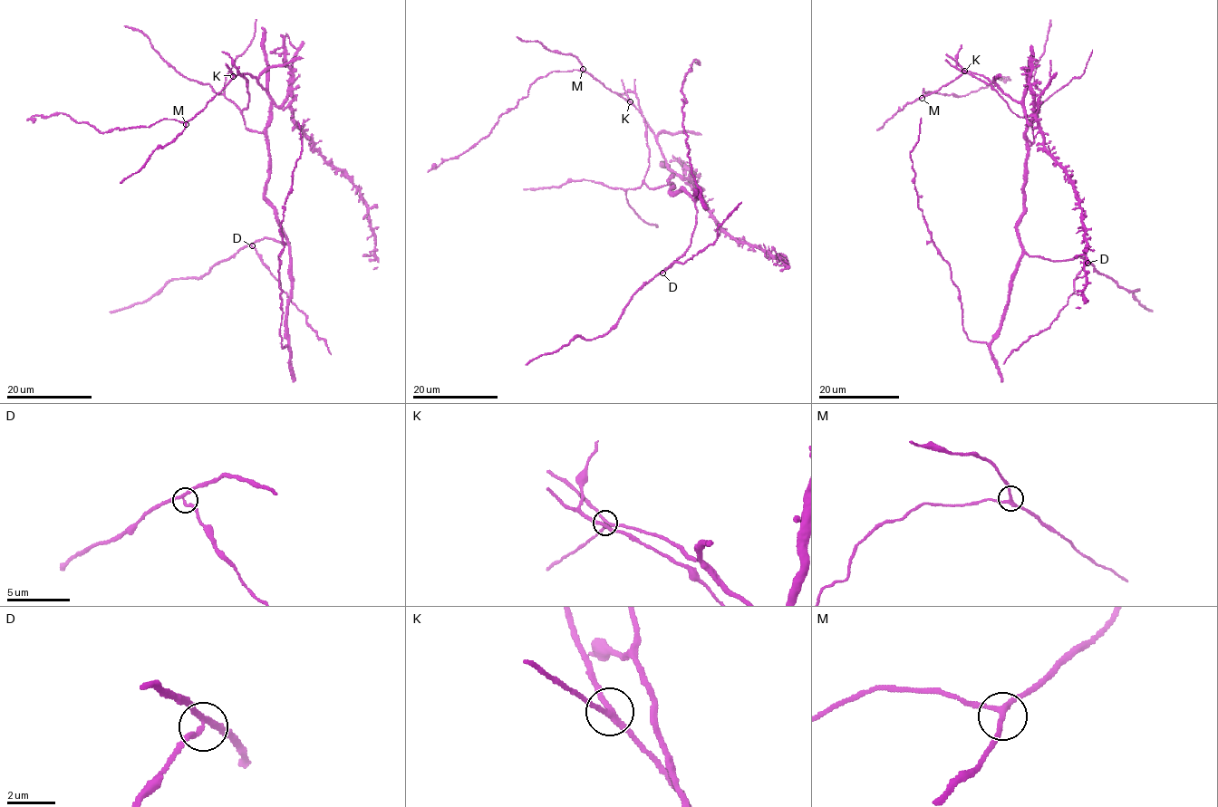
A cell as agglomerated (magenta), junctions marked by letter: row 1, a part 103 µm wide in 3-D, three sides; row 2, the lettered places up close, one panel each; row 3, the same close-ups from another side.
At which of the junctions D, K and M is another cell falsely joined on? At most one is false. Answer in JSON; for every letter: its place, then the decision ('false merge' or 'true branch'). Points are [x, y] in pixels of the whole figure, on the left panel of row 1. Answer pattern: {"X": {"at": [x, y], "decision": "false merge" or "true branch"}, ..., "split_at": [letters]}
{"D": {"at": [252, 245], "decision": "false merge"}, "K": {"at": [233, 76], "decision": "true branch"}, "M": {"at": [186, 124], "decision": "true branch"}, "split_at": ["D"]}

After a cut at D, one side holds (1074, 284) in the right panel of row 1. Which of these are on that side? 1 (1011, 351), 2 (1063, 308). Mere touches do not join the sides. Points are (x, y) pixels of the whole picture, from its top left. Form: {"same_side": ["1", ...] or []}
{"same_side": ["1", "2"]}

